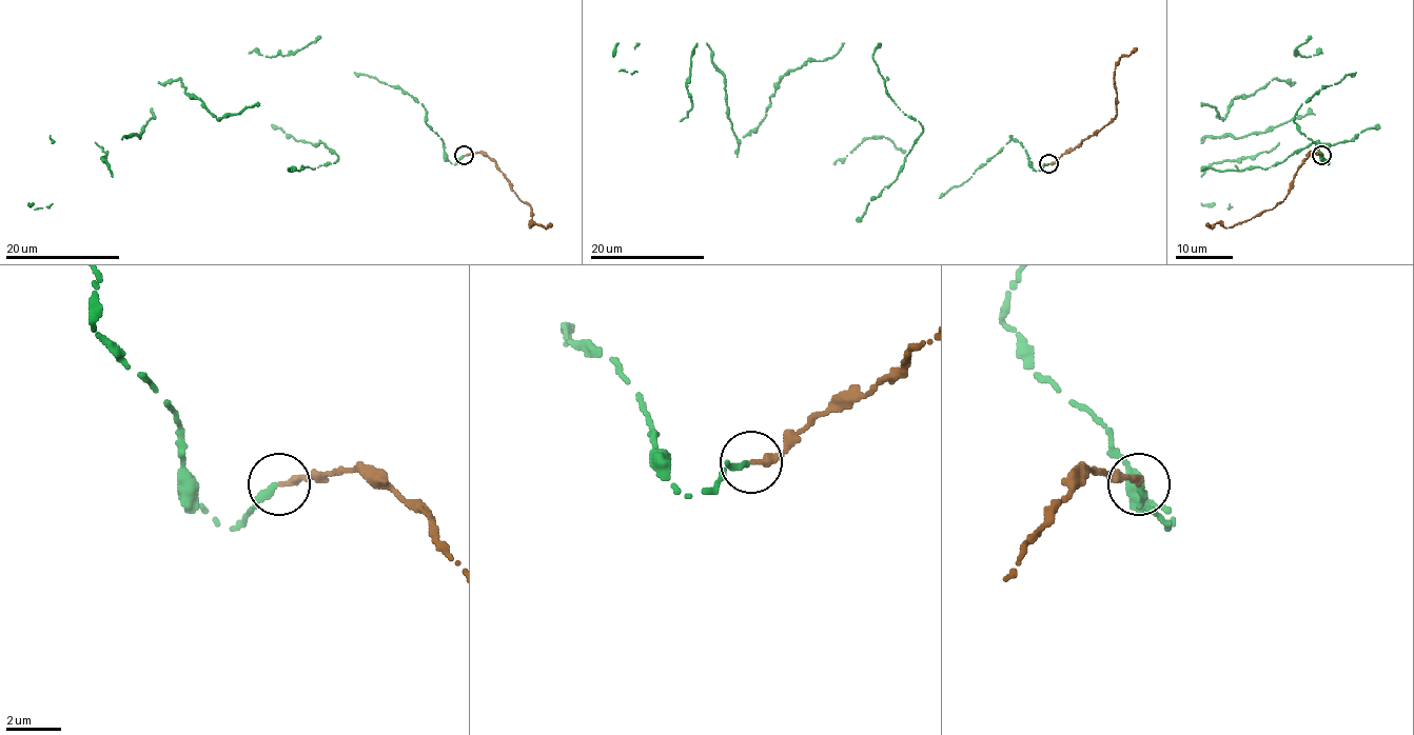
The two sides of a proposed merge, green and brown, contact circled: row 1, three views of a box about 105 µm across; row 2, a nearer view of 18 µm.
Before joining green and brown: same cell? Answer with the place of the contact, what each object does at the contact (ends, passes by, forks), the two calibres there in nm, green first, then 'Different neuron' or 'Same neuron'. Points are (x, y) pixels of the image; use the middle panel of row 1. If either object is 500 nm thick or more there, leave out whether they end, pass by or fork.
Place: (1048, 163). At the ring green ends. At the ring brown ends. Thickness 280 nm (green) against 240 nm. Same neuron

